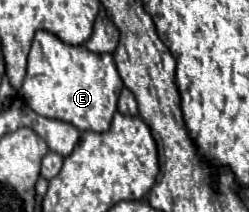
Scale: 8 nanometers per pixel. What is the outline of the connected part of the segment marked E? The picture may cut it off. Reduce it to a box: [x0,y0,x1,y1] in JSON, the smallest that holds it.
[20,31,124,133]

